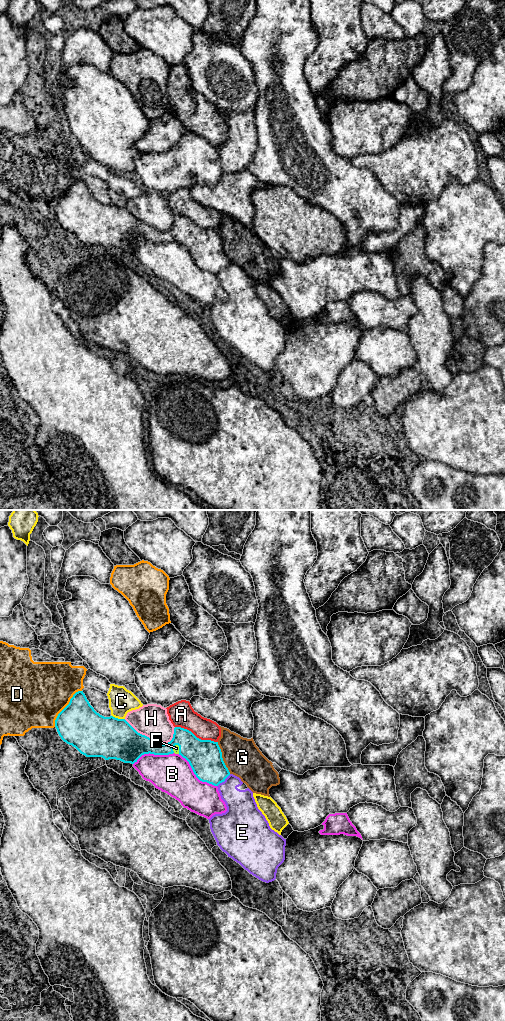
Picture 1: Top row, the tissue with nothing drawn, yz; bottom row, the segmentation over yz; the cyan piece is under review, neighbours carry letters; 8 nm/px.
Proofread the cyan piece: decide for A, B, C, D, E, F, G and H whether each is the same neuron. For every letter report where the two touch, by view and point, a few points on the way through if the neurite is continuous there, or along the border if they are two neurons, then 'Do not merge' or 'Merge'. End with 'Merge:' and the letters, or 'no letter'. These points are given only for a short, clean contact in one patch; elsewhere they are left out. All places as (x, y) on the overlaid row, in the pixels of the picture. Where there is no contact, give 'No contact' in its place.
A: Touches cyan at yz (195, 736). Do not merge
B: Touches cyan at yz (194, 773). Do not merge
C: Touches cyan at yz (117, 718). Do not merge
D: Touches cyan at yz (65, 707). Do not merge
E: Touches cyan at yz (223, 781). Boundary: yz (230, 774), (217, 786). Do not merge
F: Touches cyan at yz (179, 748). Merge
G: Touches cyan at yz (222, 758). Boundary: yz (217, 742), (222, 760), (230, 773). Do not merge
H: Touches cyan at yz (148, 737). Do not merge
Merge: F

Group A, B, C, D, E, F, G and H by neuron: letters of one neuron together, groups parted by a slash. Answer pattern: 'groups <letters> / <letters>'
groups A / B / C / D / E / F / G / H

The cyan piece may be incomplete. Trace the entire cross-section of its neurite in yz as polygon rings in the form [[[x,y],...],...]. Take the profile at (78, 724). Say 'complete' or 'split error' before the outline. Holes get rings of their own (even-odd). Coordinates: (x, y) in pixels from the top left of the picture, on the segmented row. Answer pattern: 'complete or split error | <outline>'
split error | [[[83,691],[76,692],[58,714],[55,727],[64,742],[86,757],[134,764],[144,754],[175,753],[189,762],[202,782],[218,786],[230,775],[218,742],[201,740],[191,731],[175,727],[172,740],[160,744],[138,733],[125,719],[97,713]]]

